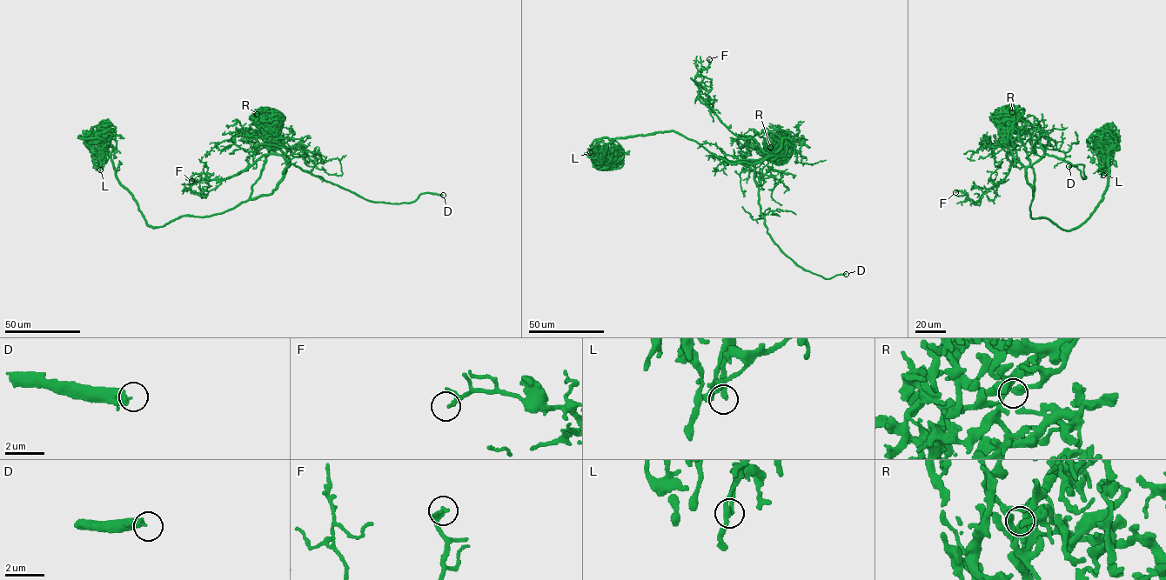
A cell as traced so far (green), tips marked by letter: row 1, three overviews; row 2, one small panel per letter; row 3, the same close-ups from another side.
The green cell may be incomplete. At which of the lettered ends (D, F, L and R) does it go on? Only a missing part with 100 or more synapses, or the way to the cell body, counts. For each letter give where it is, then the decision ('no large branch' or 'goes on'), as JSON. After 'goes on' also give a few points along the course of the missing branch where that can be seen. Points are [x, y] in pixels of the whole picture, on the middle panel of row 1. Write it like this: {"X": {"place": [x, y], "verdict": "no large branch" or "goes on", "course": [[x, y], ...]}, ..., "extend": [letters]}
{"D": {"place": [846, 274], "verdict": "goes on", "course": [[846, 274], [858, 274]]}, "F": {"place": [709, 59], "verdict": "no large branch"}, "L": {"place": [590, 152], "verdict": "no large branch"}, "R": {"place": [770, 147], "verdict": "no large branch"}, "extend": ["D"]}

